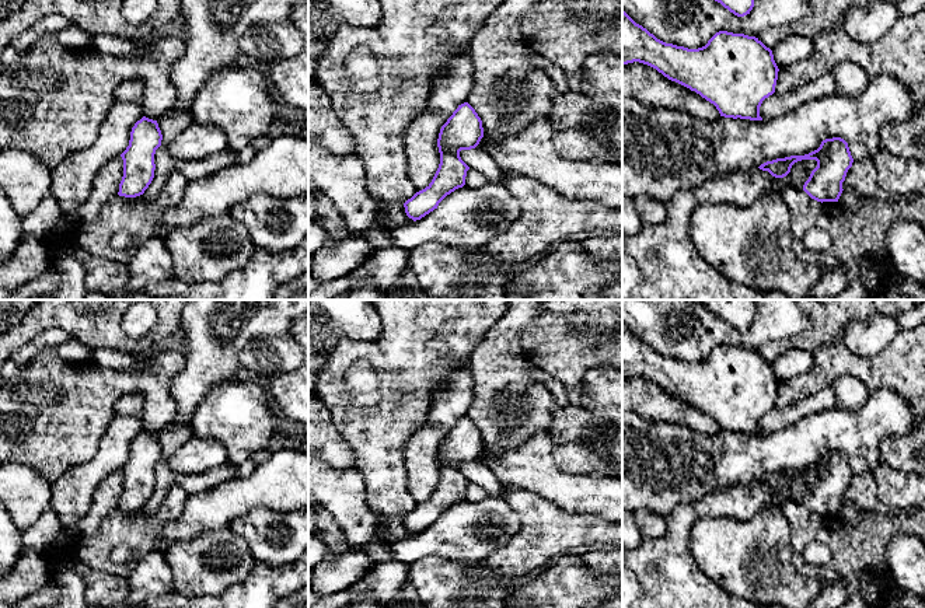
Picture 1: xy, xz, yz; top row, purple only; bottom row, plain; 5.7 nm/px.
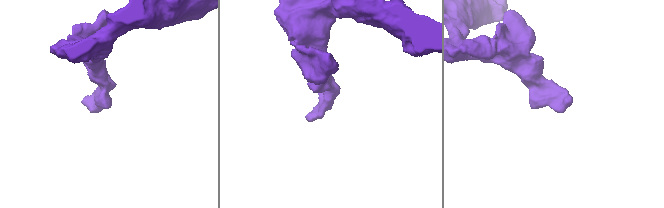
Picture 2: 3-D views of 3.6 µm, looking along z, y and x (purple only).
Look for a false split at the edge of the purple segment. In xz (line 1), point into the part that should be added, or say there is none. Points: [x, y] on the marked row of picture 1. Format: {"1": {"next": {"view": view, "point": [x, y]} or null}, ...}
{"1": {"next": null}}

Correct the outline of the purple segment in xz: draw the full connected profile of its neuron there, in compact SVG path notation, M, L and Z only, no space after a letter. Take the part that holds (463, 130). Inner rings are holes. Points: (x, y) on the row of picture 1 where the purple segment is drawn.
M464 102L441 126L437 147L440 164L432 182L404 203L413 221L420 220L451 192L465 185L470 167L461 160L461 150L475 148L484 137L482 120L475 109Z

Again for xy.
M143 116L135 123L123 160L123 177L119 196L136 198L144 193L154 178L154 154L161 146L163 134L157 120Z

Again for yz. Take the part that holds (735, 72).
M622 10L622 64L633 62L648 64L656 69L669 80L676 81L690 88L691 91L695 91L702 98L713 104L720 116L750 120L762 120L762 118L760 116L760 106L765 98L775 92L779 71L774 60L772 50L755 36L719 31L708 41L705 46L698 49L688 49L657 39L646 28L636 24Z

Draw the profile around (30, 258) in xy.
M25 235L0 266L0 300L10 300L20 286L38 277L48 265L48 248L43 238Z

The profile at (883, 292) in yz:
M880 269L880 270L883 275L883 279L880 284L875 289L875 294L869 300L907 300L900 294L897 294L891 287L891 283L897 276L897 272L893 272L889 269Z

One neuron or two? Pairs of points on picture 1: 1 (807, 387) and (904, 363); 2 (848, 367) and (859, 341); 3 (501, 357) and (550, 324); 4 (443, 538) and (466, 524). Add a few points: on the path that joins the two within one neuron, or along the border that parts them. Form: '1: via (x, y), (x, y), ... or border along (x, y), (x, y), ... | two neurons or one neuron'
1: via (831, 366), (880, 366) | one neuron
2: border along (838, 341), (859, 356), (873, 356), (886, 346) | two neurons
3: border along (540, 315), (520, 338), (520, 345), (534, 366) | two neurons
4: via (449, 538), (460, 530) | one neuron

